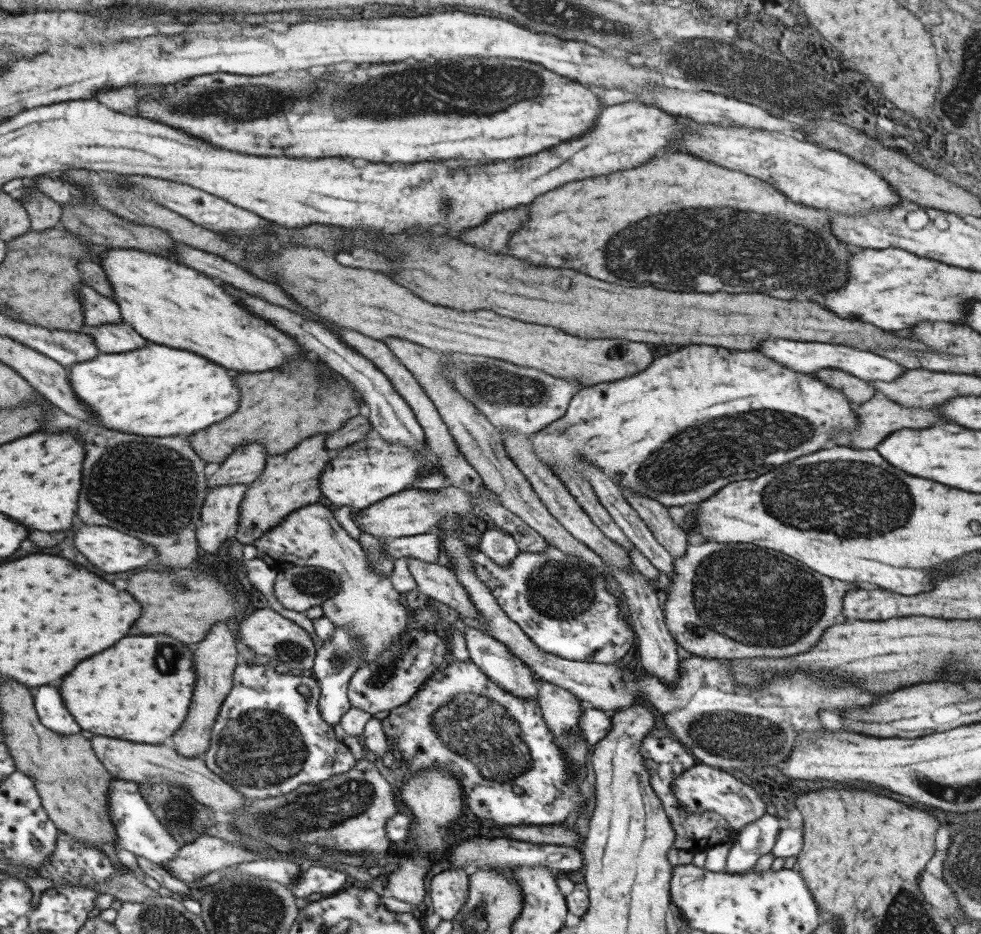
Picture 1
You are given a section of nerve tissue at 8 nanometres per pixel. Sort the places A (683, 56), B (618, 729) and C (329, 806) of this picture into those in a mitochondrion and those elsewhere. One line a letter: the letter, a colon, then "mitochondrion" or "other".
A: mitochondrion
B: other
C: mitochondrion

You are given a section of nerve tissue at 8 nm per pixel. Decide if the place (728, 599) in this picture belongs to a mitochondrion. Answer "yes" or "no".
yes

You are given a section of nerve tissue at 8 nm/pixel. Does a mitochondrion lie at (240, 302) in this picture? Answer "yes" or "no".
no

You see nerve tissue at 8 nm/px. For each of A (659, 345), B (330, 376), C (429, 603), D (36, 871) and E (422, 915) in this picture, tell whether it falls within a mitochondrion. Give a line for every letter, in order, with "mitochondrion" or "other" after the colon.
A: other
B: other
C: other
D: other
E: other

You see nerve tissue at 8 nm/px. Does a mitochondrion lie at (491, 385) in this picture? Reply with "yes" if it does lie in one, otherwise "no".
yes

